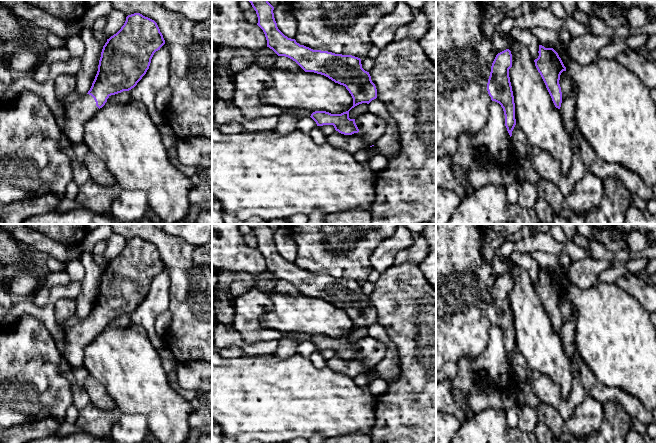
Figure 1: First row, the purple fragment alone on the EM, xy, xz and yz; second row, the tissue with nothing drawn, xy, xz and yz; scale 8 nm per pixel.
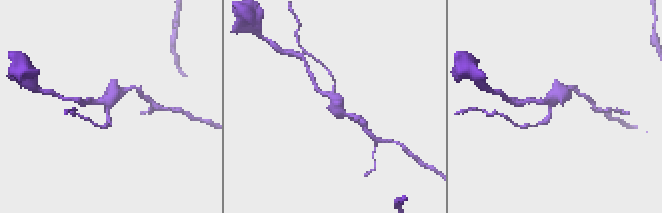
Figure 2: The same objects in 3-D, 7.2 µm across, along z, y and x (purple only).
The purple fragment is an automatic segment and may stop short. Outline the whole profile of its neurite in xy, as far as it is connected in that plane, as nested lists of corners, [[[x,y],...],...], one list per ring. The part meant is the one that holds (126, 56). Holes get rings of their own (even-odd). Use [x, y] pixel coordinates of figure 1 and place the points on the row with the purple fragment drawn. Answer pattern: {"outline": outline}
{"outline": [[[140,13],[126,17],[121,29],[103,46],[98,71],[88,93],[65,105],[64,135],[70,143],[84,143],[84,123],[105,105],[111,95],[134,88],[149,69],[154,53],[164,44],[163,35],[154,20]]]}

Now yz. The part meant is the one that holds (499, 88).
{"outline": [[[506,49],[498,53],[492,63],[487,83],[487,91],[491,100],[499,103],[503,108],[505,126],[510,137],[516,125],[514,96],[509,77],[509,69],[511,67],[511,51]]]}

